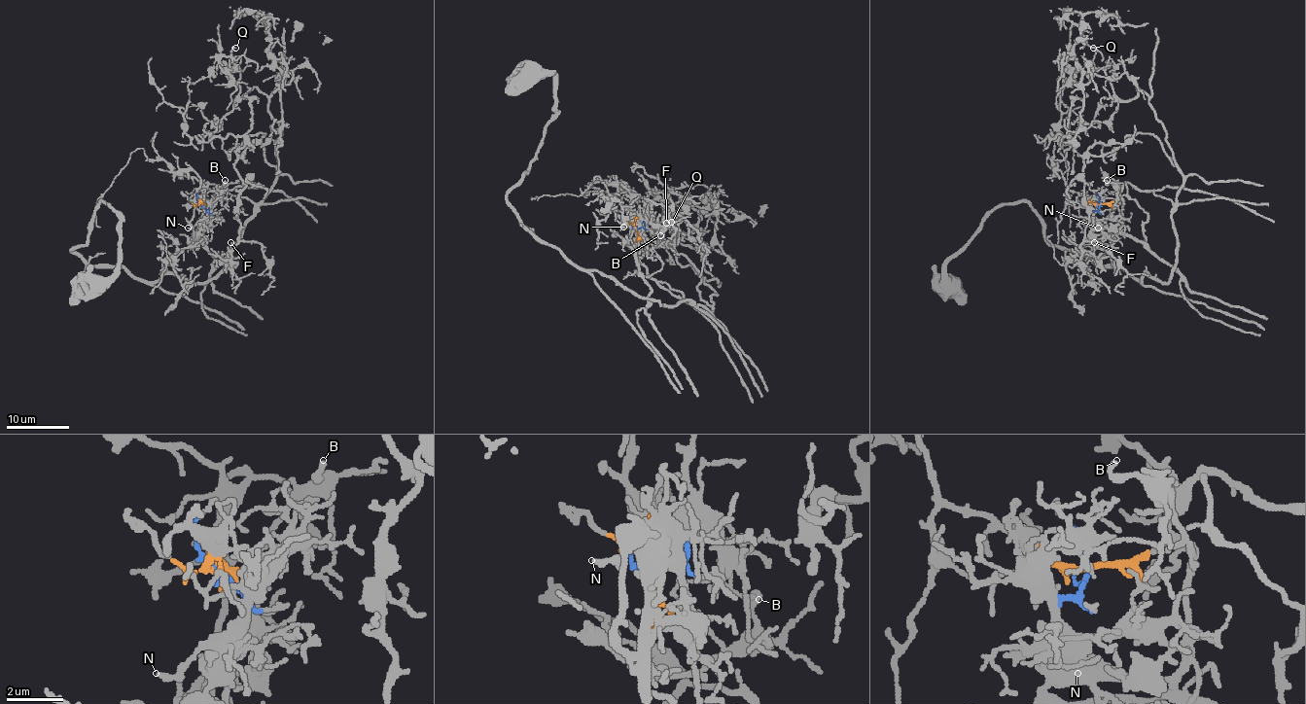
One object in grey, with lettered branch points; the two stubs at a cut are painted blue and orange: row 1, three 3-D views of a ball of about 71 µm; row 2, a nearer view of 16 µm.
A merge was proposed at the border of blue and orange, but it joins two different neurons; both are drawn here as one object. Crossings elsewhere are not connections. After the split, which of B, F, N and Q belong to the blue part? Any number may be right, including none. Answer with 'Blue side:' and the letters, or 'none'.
Blue side: N

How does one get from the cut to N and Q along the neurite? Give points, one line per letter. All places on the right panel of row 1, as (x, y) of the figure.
N: (1101, 204), (1094, 214), (1097, 228)
Q: (1101, 204), (1132, 184), (1175, 202), (1182, 173), (1149, 97), (1137, 88), (1119, 98), (1094, 67), (1092, 48)

